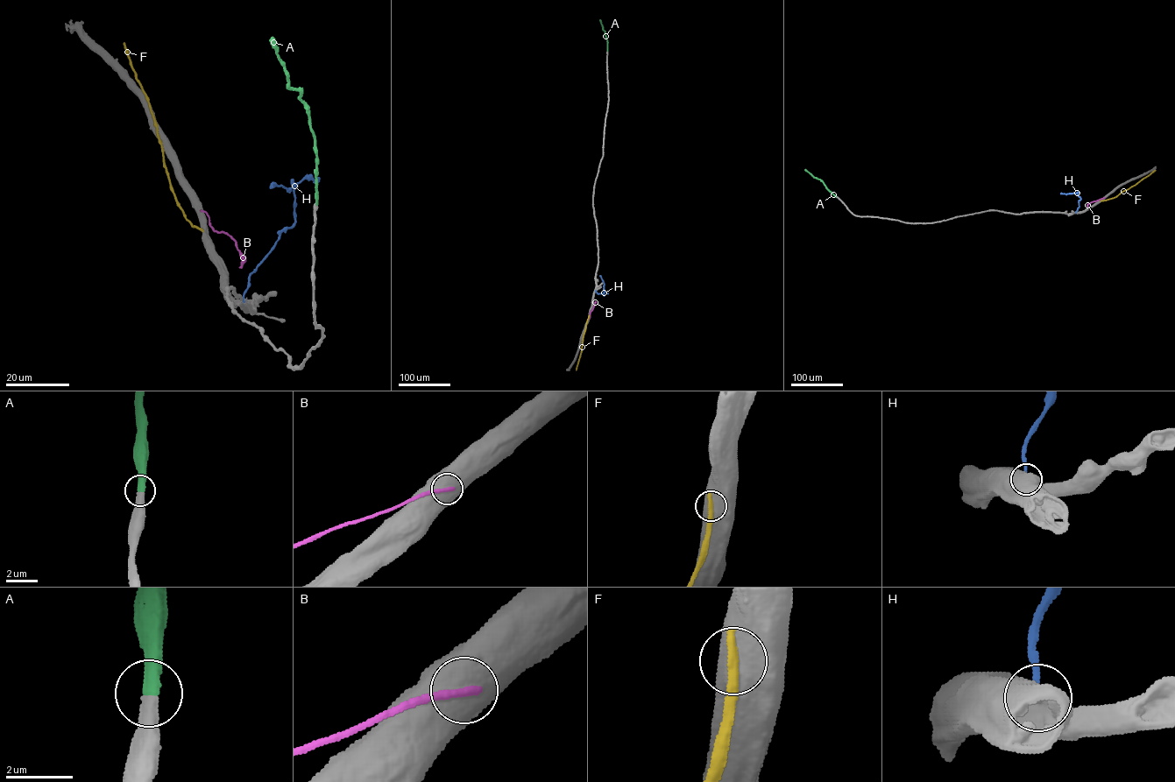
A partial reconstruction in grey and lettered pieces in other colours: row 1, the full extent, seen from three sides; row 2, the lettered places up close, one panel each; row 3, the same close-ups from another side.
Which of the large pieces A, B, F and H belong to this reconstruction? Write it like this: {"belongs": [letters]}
{"belongs": ["A"]}

